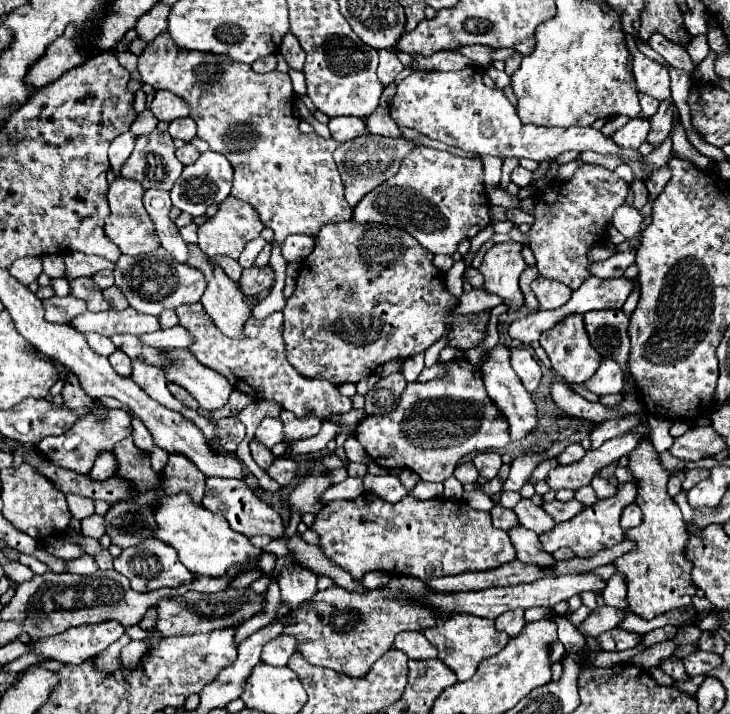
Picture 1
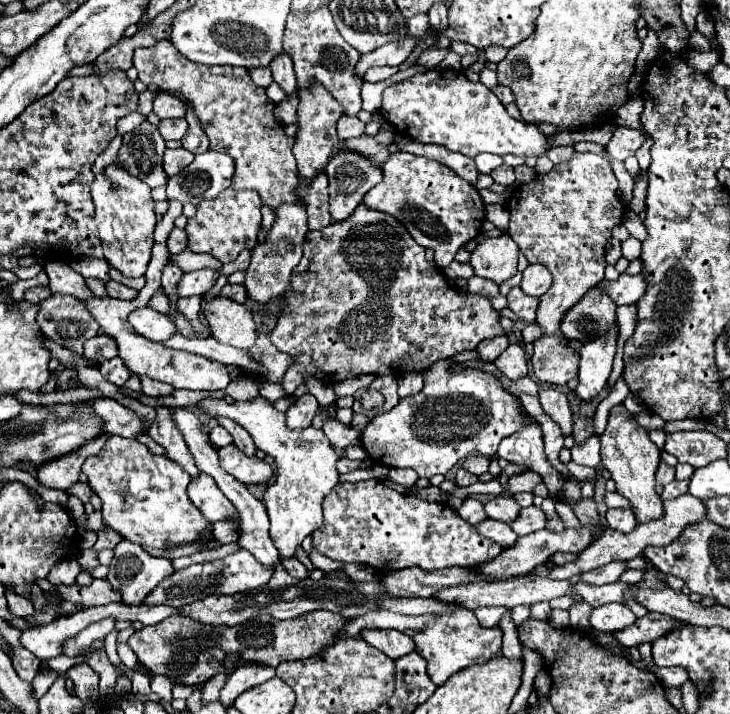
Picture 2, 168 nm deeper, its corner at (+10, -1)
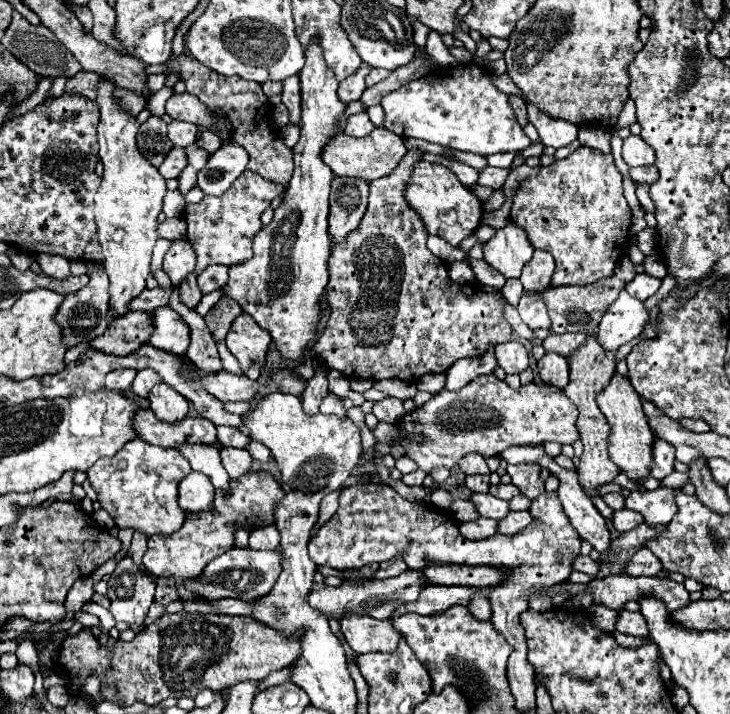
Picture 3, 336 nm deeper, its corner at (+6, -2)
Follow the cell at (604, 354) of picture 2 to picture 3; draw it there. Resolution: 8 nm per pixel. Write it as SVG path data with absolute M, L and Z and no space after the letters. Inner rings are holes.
M621 291L599 323L599 343L605 351L615 351L623 343L635 339L645 329L649 319L651 317L643 301L633 299L627 291Z

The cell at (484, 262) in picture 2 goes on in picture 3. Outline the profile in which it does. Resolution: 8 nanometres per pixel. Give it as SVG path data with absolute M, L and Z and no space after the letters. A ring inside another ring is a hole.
M507 223L503 229L497 229L497 233L485 243L485 261L509 277L519 277L523 265L533 255L533 245L529 243L525 229L517 227L515 223Z

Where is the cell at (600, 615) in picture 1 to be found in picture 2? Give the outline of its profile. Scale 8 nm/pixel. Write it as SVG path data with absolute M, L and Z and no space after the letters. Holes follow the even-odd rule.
M619 602L593 608L591 618L589 618L589 624L593 630L607 632L607 634L617 632L633 622L635 622L635 614L625 604L619 604Z

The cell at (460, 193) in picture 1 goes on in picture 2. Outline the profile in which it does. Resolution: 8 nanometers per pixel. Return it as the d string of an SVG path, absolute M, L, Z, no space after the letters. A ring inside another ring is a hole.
M393 152L389 156L389 162L383 166L383 180L365 194L363 204L397 220L401 218L399 222L409 230L413 240L435 252L435 264L441 270L453 262L461 246L479 234L477 222L485 218L485 204L475 186L459 178L445 164L409 152Z

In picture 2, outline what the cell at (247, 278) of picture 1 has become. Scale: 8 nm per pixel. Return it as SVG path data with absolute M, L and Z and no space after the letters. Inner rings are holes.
M225 284L225 286L223 286L223 290L221 290L221 294L223 294L223 296L227 296L227 298L237 300L237 302L241 302L241 304L247 300L245 284Z

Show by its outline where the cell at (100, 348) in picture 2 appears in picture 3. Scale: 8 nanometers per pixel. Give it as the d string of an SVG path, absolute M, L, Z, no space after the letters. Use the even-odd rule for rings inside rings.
M131 311L125 317L115 319L107 327L105 335L91 341L91 347L113 355L129 355L137 351L141 345L145 345L151 333L153 333L153 323L149 319L149 313Z

